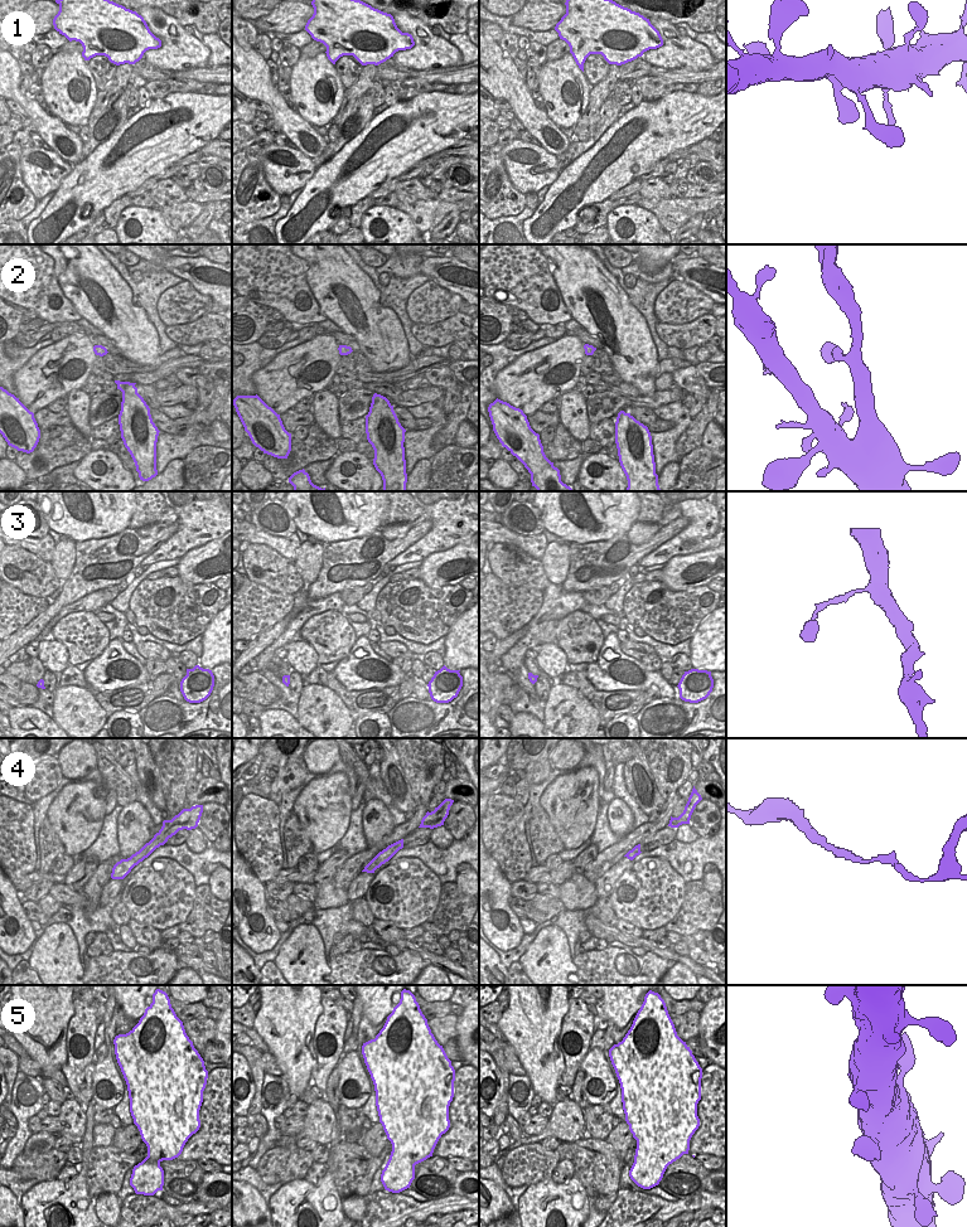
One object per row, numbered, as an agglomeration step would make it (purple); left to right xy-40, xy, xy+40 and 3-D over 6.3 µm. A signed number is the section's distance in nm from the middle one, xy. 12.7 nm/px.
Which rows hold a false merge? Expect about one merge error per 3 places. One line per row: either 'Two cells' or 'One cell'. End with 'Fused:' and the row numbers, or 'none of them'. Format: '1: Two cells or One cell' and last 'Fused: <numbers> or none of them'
1: One cell
2: One cell
3: One cell
4: One cell
5: One cell
Fused: none of them

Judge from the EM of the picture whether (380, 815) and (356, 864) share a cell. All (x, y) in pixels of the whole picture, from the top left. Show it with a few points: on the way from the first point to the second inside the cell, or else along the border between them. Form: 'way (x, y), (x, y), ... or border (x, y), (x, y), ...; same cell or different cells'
border (392, 829), (368, 848); different cells

